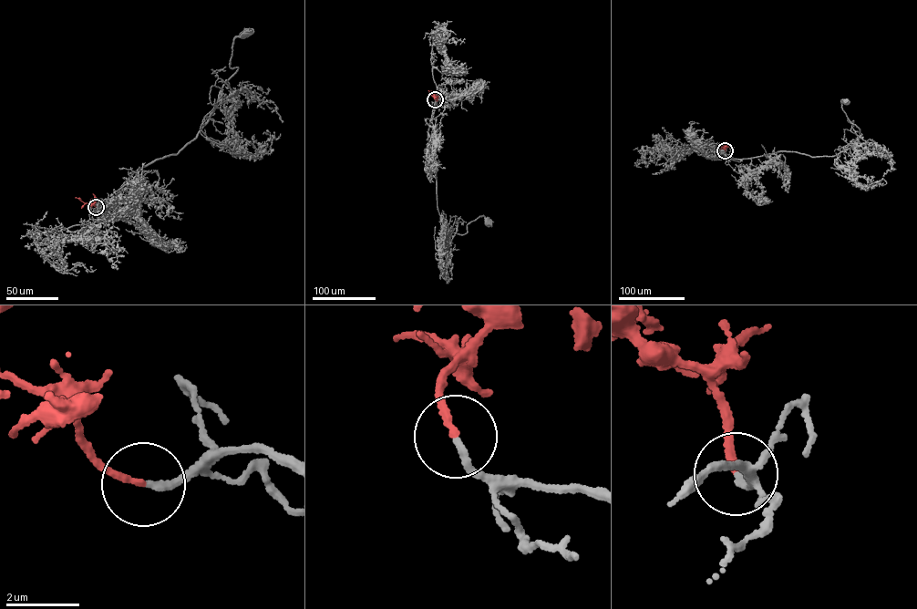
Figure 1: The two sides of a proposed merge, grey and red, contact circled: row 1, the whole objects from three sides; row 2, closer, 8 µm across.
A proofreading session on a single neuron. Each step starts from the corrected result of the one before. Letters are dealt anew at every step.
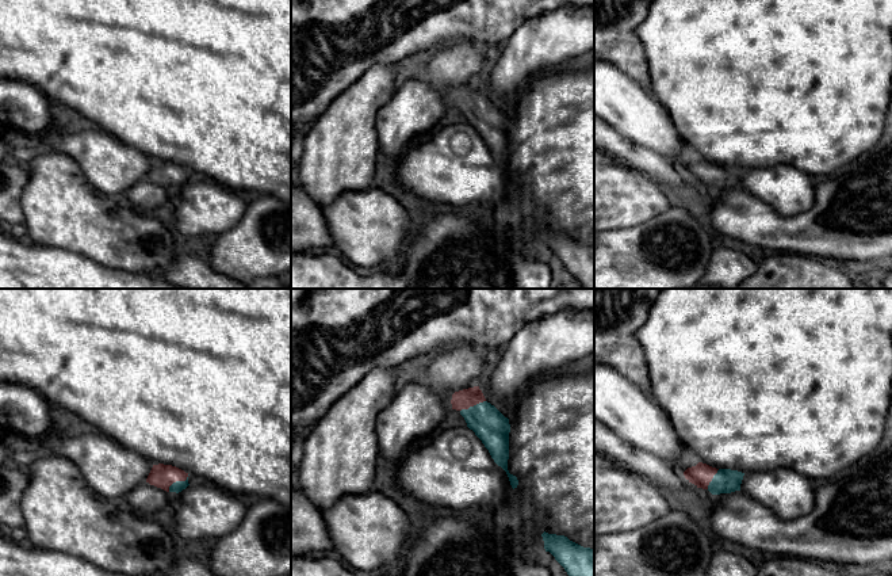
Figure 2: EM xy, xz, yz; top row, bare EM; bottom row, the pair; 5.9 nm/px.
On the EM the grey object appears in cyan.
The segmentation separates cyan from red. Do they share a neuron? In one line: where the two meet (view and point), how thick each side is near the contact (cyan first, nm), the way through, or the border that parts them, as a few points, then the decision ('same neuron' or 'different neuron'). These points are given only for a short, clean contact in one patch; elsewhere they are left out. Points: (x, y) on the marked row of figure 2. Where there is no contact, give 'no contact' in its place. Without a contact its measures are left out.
xy (177, 481) | 70/140 nm | across xy (176, 487), (177, 481), (163, 476) | same neuron

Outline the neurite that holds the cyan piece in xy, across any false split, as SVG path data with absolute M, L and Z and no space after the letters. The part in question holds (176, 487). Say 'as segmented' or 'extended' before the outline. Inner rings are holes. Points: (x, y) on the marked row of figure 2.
extended; M153 465L146 482L166 492L181 492L188 484L188 473L172 465Z

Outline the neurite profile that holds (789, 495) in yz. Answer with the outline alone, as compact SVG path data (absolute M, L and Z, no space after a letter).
M789 468L744 473L740 491L769 507L780 519L807 515L815 504L815 482Z

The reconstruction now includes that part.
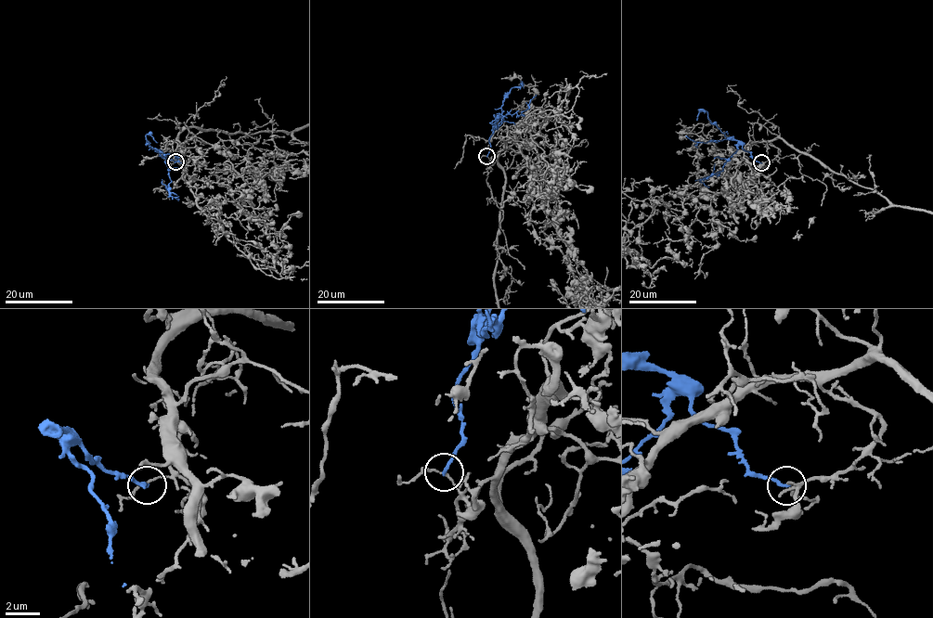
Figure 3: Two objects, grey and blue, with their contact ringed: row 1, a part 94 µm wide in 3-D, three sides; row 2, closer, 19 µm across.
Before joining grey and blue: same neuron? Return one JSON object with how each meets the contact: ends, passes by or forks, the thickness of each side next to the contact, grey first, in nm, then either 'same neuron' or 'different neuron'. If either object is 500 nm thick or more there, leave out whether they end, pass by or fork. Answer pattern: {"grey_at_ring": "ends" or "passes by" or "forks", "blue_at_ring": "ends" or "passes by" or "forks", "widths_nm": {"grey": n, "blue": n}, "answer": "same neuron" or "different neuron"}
{"grey_at_ring": "passes by", "blue_at_ring": "ends", "widths_nm": {"grey": 90, "blue": 180}, "answer": "different neuron"}

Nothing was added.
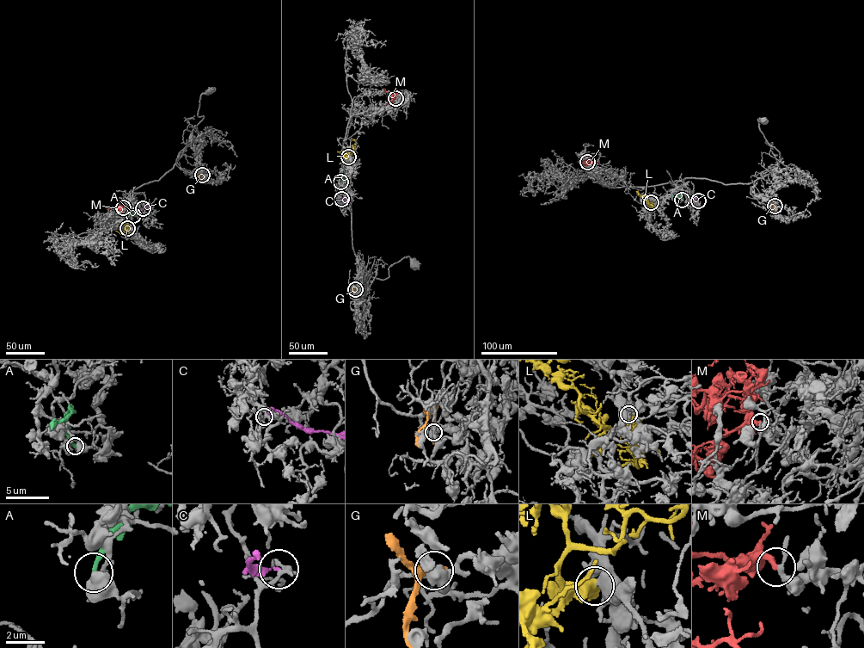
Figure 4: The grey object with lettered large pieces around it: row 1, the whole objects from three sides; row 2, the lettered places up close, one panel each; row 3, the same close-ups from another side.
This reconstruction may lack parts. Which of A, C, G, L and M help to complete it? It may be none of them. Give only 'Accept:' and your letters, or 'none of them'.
Accept: L, M

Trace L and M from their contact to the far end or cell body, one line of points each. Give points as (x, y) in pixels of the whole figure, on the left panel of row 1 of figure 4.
L: (127, 228), (126, 230), (128, 227), (118, 223)
M: (123, 207), (107, 207)

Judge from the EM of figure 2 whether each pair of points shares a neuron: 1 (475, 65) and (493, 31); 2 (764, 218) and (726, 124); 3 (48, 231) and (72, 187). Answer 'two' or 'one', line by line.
1: two
2: two
3: one

